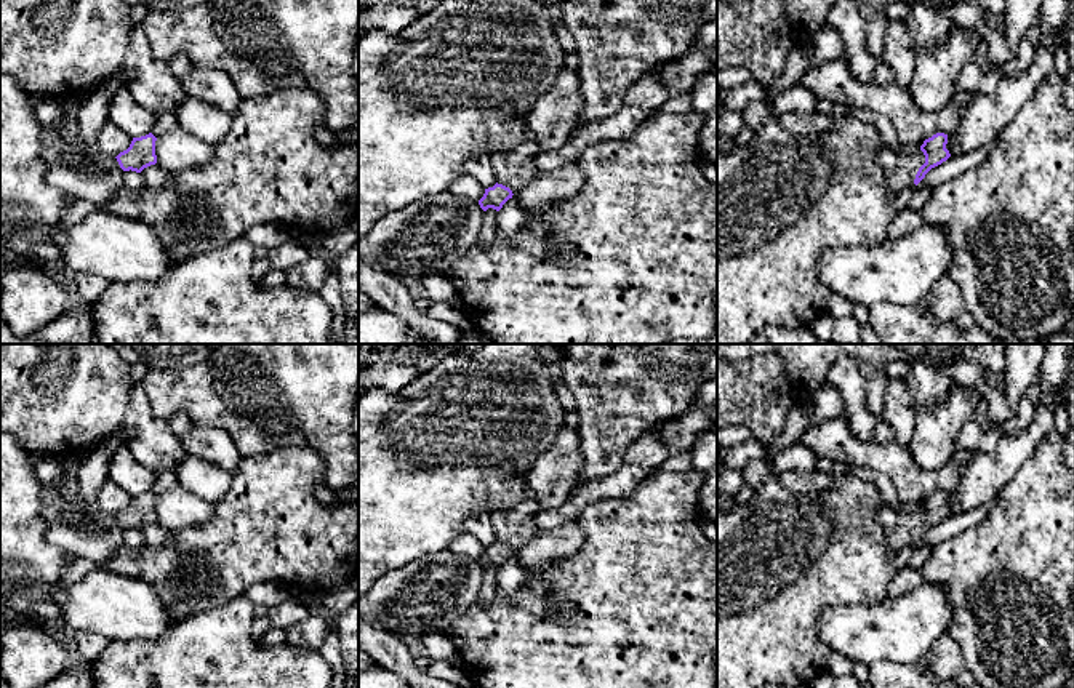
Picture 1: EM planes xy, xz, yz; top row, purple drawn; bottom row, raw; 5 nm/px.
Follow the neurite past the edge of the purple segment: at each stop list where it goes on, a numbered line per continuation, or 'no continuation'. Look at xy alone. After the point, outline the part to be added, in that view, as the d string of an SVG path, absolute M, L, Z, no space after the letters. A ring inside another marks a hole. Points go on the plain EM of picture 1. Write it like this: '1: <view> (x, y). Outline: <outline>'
no continuation

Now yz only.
1: yz (900, 530). Outline: M888 506L877 512L877 522L884 528L888 554L893 557L901 547L914 547L919 526L925 522L925 514L919 507L914 514L900 514Z

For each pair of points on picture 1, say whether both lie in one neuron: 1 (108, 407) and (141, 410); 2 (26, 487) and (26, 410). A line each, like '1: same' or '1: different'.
1: different
2: different

